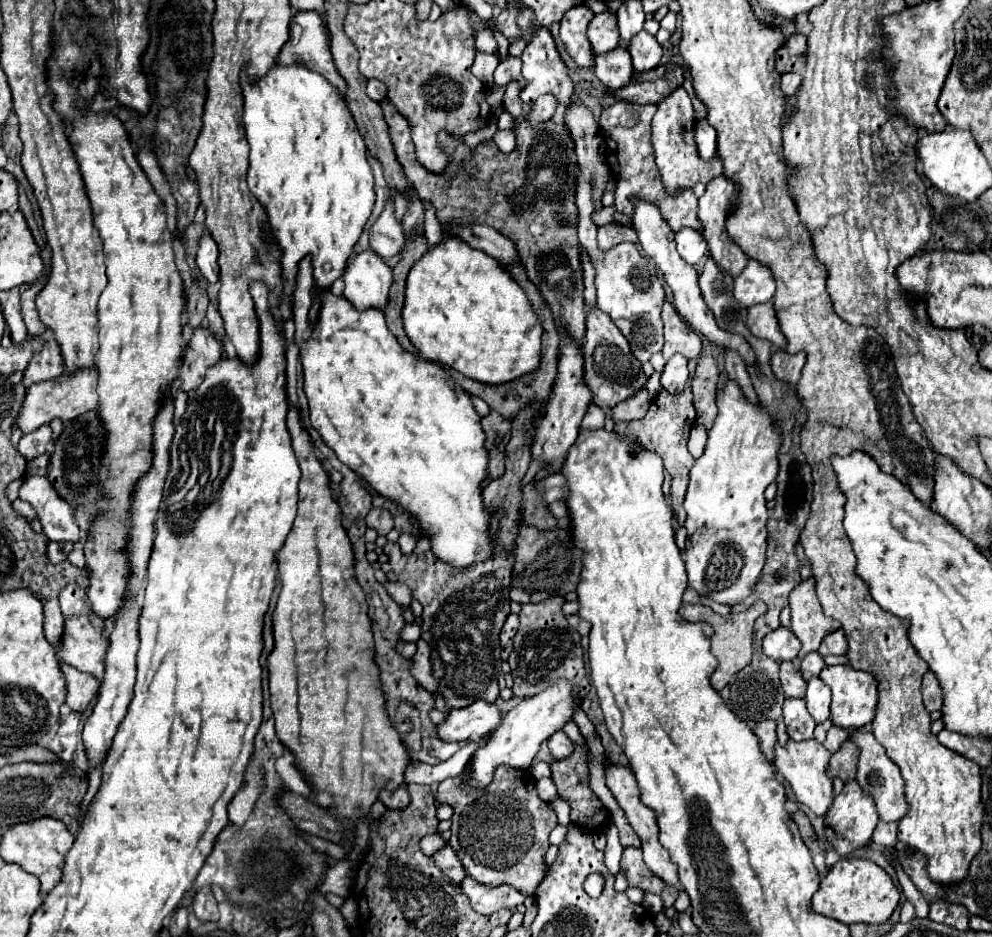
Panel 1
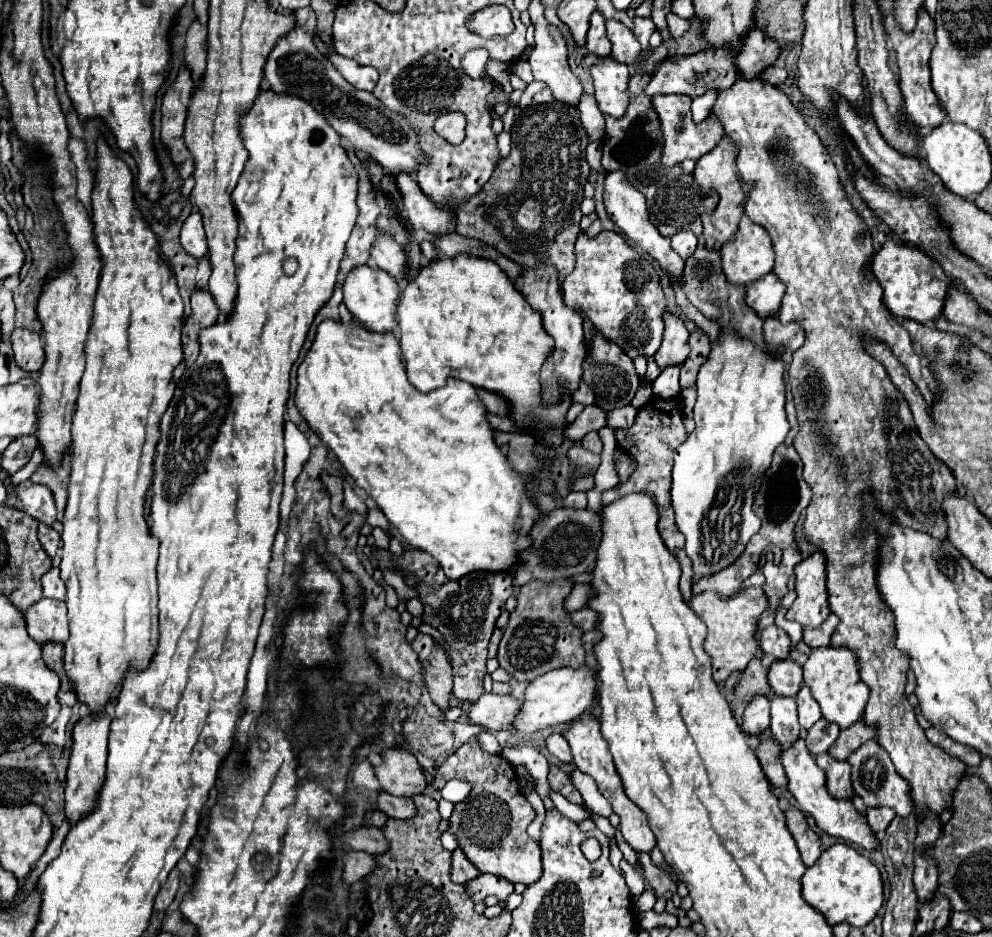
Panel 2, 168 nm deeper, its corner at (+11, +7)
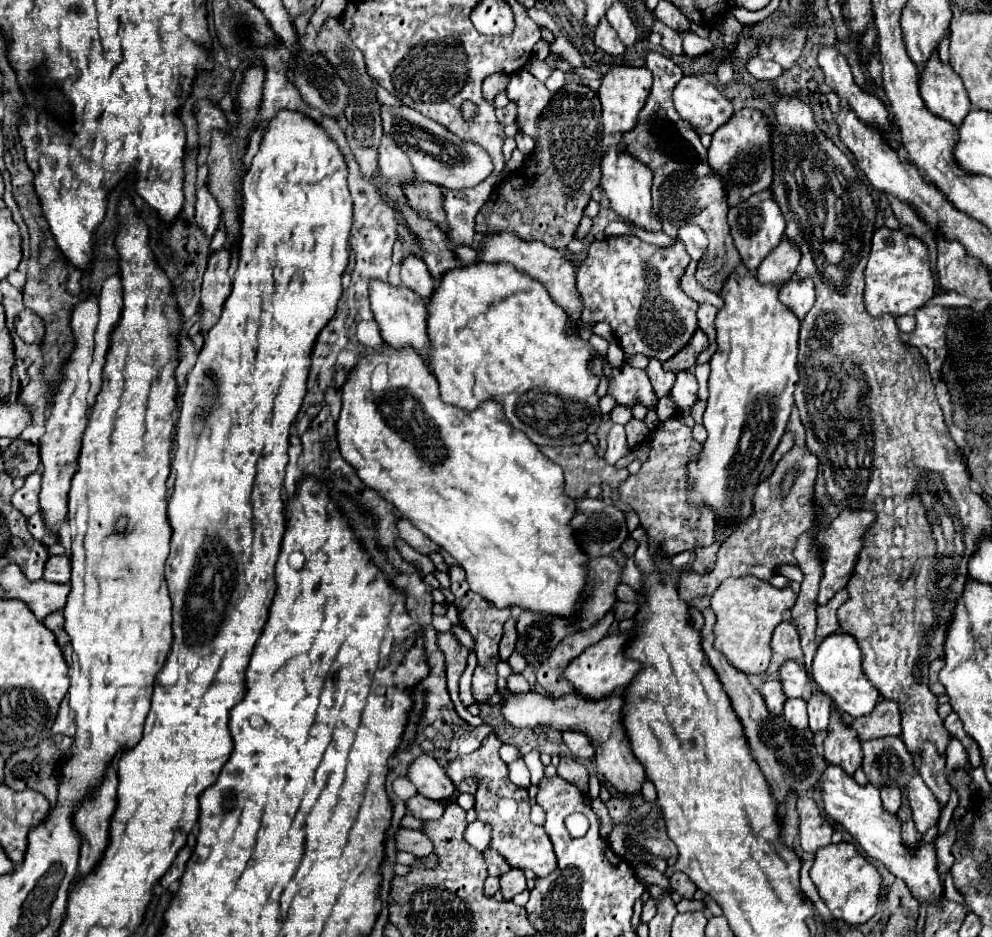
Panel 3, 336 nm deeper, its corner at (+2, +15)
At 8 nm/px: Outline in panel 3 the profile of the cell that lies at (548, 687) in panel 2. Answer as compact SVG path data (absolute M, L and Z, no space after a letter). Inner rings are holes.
M618 632L612 636L604 636L598 644L586 648L580 656L576 656L562 672L562 678L574 686L574 692L588 700L602 700L610 694L620 694L626 684L636 676L640 664L624 658L624 644L628 642L628 632Z

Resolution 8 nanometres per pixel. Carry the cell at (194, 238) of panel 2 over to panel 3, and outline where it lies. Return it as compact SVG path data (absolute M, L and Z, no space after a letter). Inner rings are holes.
M206 186L198 188L198 200L196 200L196 224L204 230L204 234L208 238L212 238L212 234L216 232L216 228L220 226L220 208L218 202L214 200L214 196L208 192Z

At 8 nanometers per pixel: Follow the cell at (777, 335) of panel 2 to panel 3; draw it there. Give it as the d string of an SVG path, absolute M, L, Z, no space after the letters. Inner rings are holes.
M790 280L780 288L780 302L790 308L798 320L802 322L804 316L810 312L810 308L814 306L816 300L816 292L814 292L814 284L810 284L810 280L798 282L798 280Z

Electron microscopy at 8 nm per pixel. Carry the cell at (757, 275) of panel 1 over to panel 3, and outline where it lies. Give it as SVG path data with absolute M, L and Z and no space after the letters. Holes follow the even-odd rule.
M770 190L758 192L754 196L750 196L748 200L744 200L742 204L730 208L730 212L728 212L728 224L730 224L730 230L732 230L734 244L736 244L736 248L740 252L740 258L748 266L748 270L752 274L756 272L756 268L760 266L760 262L782 242L782 238L784 238L784 226L786 226L782 214L780 214L778 204L774 204L774 200L770 196Z

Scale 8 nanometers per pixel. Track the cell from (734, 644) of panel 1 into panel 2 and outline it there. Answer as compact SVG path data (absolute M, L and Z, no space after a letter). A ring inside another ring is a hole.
M745 588L733 596L717 596L715 592L703 592L699 596L693 596L689 606L707 624L707 638L703 648L711 658L715 682L725 682L731 672L743 672L747 664L755 656L759 656L757 620L769 608L763 588Z

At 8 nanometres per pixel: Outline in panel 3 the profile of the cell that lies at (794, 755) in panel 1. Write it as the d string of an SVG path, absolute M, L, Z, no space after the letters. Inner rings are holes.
M828 764L826 770L822 772L820 780L818 780L818 788L822 794L822 802L824 802L824 812L830 820L838 822L844 826L846 832L852 834L852 838L864 848L864 852L876 860L880 860L896 878L904 880L906 886L912 890L912 894L918 900L938 900L942 894L942 882L936 870L936 850L932 844L922 842L918 846L918 850L908 850L902 844L900 838L900 822L896 820L896 816L886 814L886 810L882 810L882 802L880 802L880 792L878 788L866 784L860 786L854 782L852 776L846 776L846 772L842 772L842 768Z

